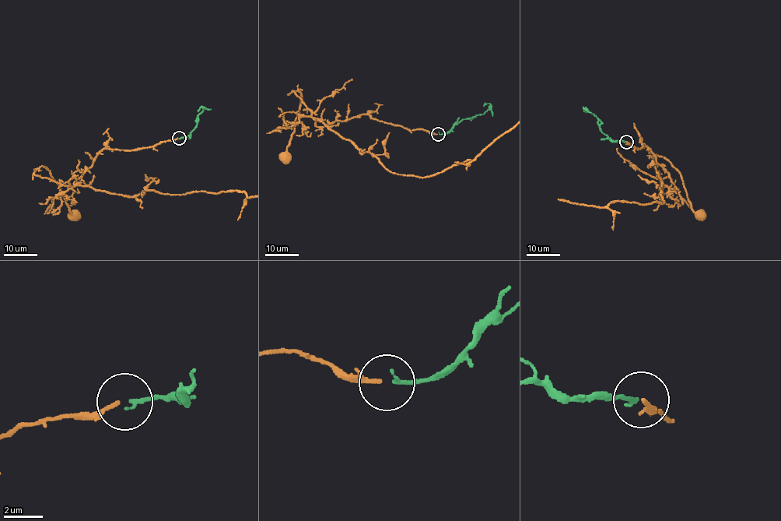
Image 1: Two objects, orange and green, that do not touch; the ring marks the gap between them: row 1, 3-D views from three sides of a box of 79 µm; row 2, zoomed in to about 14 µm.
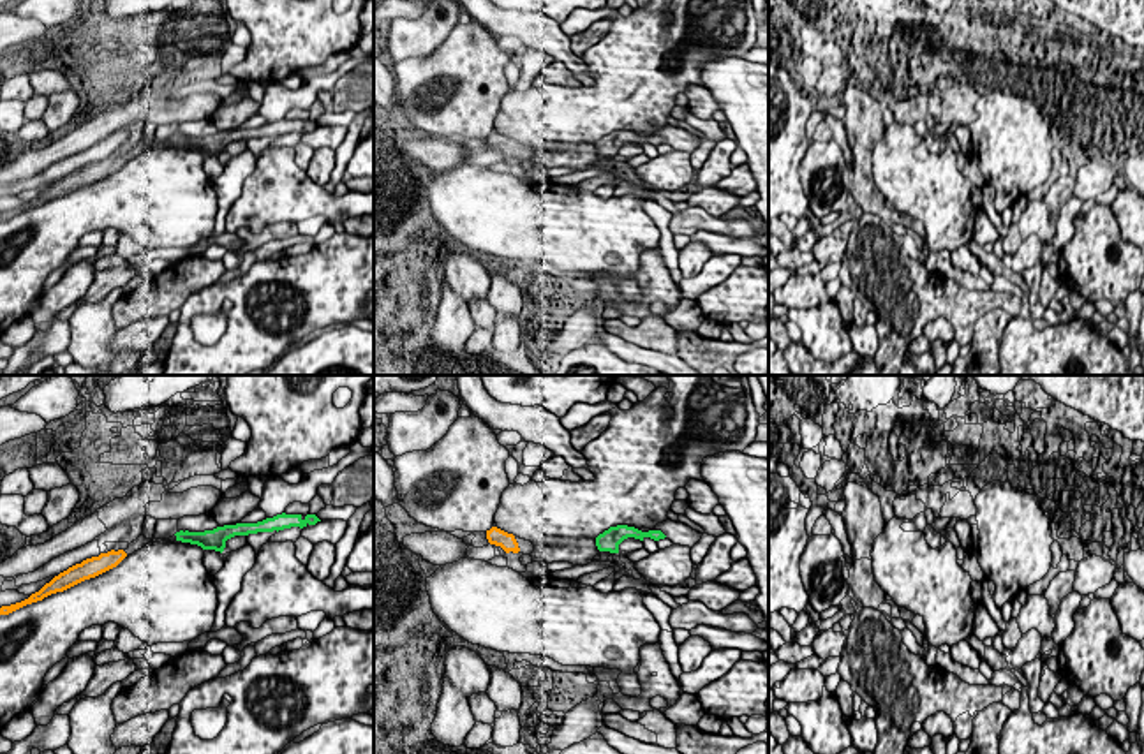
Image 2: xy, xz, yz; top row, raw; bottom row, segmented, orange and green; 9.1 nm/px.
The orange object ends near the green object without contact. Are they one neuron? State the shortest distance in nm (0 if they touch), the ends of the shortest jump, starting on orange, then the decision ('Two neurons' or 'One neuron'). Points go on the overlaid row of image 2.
Distance 480 nm. Across: xy (126, 554), (175, 534). One neuron

